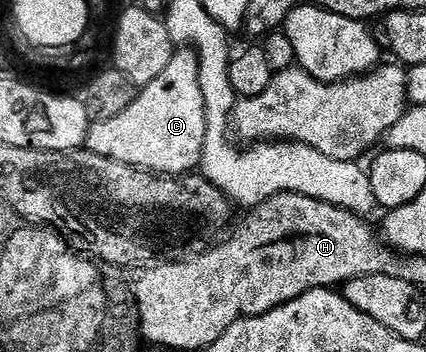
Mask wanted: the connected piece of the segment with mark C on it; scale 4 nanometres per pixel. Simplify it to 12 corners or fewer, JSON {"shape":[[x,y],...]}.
{"shape":[[193,49],[85,149],[181,176],[199,169],[204,95]]}

